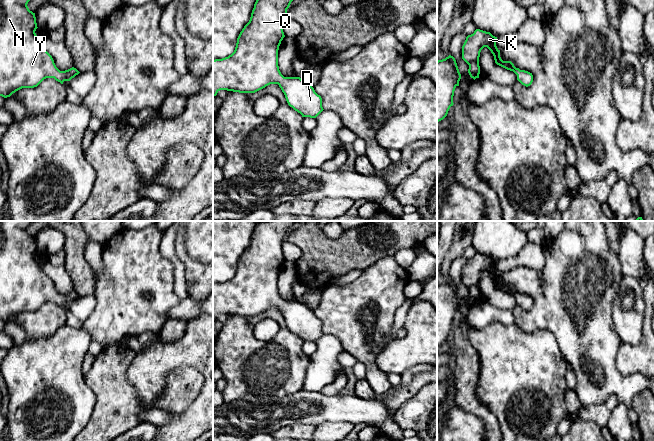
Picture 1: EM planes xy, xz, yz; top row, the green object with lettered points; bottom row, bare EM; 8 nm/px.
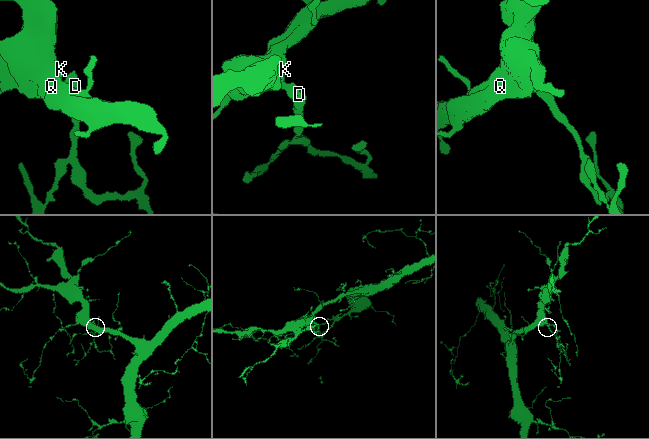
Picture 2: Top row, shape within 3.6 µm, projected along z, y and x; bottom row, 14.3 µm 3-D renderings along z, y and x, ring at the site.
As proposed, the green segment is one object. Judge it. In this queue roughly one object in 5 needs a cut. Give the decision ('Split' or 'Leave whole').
Leave whole

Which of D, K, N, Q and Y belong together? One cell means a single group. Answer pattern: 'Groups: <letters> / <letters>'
Groups: D K N Q Y

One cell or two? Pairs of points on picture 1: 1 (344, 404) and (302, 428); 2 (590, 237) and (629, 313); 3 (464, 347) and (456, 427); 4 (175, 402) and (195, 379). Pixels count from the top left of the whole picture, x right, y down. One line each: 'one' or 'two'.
1: two
2: two
3: two
4: one

